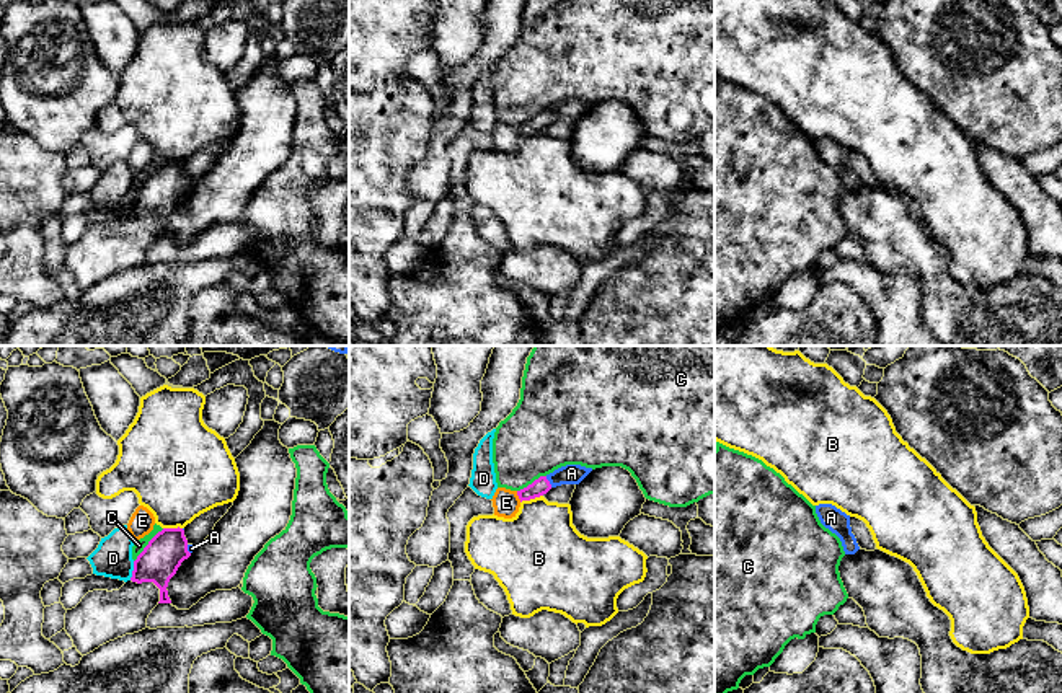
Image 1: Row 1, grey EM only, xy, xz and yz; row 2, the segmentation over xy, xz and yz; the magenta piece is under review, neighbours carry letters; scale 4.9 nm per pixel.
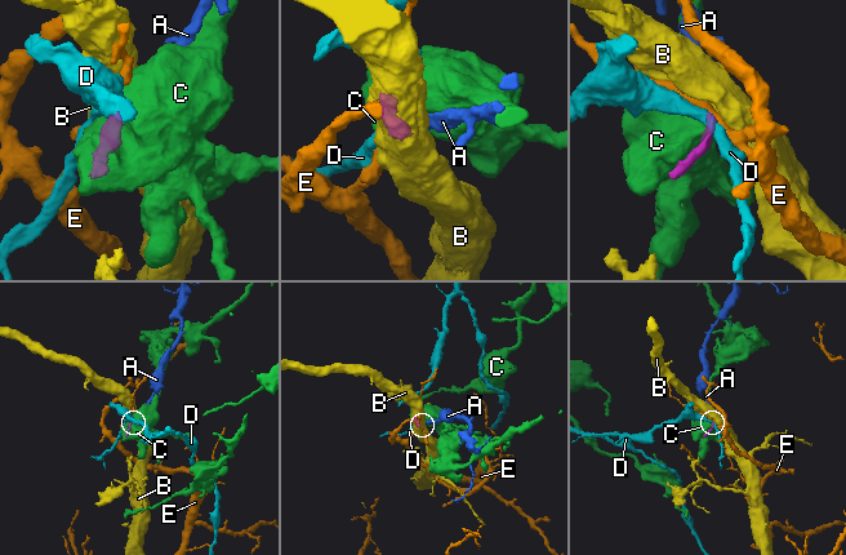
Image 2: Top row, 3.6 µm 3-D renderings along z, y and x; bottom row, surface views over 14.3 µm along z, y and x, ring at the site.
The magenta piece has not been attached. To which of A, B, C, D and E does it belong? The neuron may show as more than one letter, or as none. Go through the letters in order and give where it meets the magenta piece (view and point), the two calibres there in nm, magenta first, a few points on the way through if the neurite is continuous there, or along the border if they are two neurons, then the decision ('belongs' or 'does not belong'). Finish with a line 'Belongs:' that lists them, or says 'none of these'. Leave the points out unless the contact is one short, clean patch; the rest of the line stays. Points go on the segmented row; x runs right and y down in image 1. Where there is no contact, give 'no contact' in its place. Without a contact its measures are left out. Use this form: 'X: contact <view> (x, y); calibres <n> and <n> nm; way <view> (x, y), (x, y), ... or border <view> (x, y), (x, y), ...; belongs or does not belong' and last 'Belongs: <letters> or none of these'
A: contact xz (548, 481); calibres 90 and 100 nm; way xz (540, 486), (548, 481), (571, 473); belongs
B: contact xz (530, 498); calibres 90 and 400 nm; border xz (542, 494), (521, 503); does not belong
C: contact xy (147, 545); calibres 200 and 60 nm; does not belong
D: contact xy (132, 571); calibres 200 and 190 nm; border xy (134, 561), (129, 579); does not belong
E: contact xz (517, 494); calibres 90 and 140 nm; border xz (516, 491), (521, 501); does not belong
Belongs: A

